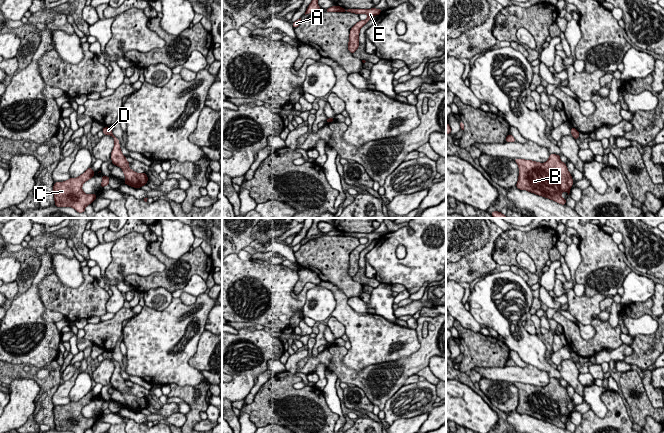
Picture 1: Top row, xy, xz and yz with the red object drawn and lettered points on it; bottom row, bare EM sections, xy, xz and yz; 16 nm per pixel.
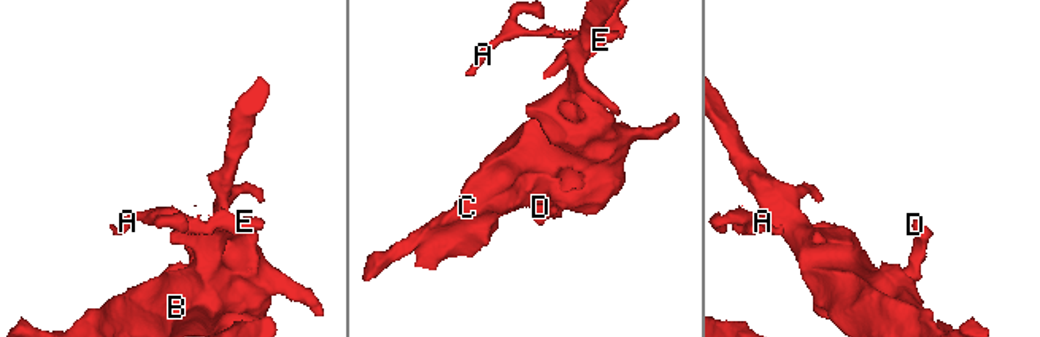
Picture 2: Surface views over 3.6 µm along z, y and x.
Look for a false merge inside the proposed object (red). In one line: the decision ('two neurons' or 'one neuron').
one neuron

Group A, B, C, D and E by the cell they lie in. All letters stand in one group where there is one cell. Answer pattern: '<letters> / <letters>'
A B C D E

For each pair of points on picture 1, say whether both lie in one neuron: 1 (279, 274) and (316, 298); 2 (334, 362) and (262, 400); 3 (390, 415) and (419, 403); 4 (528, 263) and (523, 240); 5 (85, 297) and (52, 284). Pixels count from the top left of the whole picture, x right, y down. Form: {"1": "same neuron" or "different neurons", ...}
{"1": "different neurons", "2": "different neurons", "3": "same neuron", "4": "different neurons", "5": "same neuron"}

